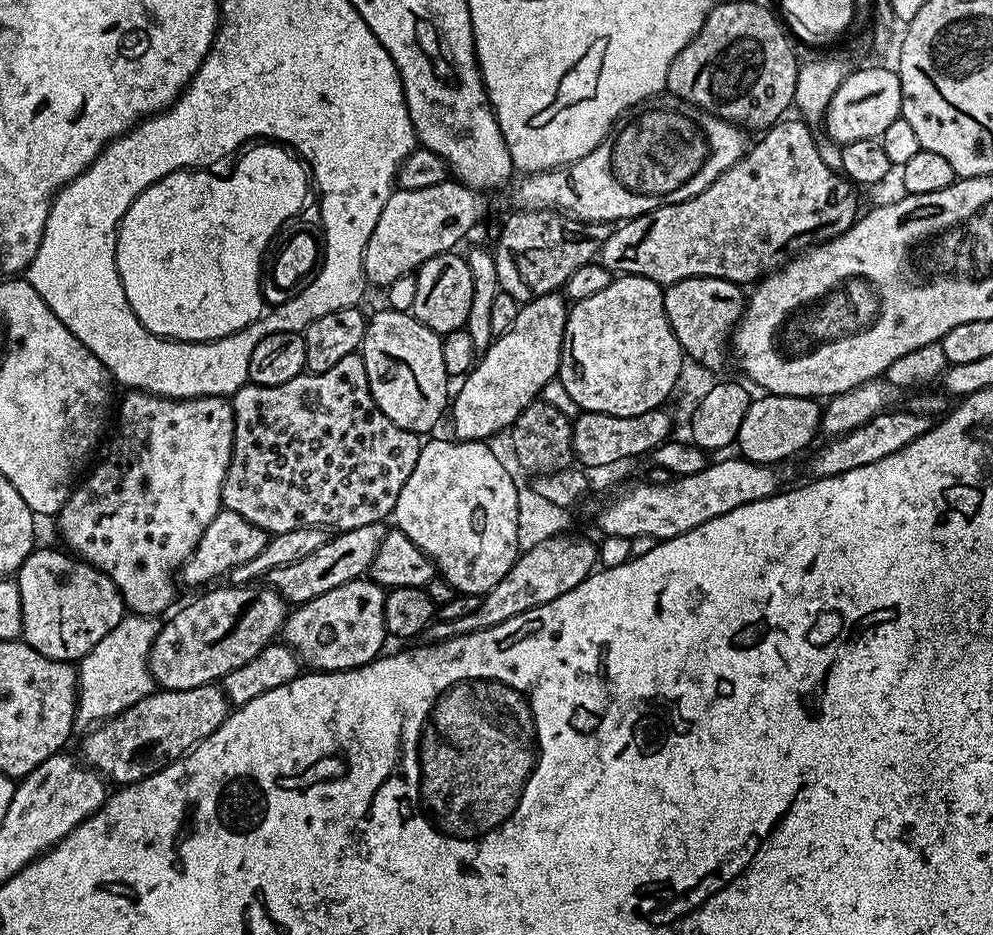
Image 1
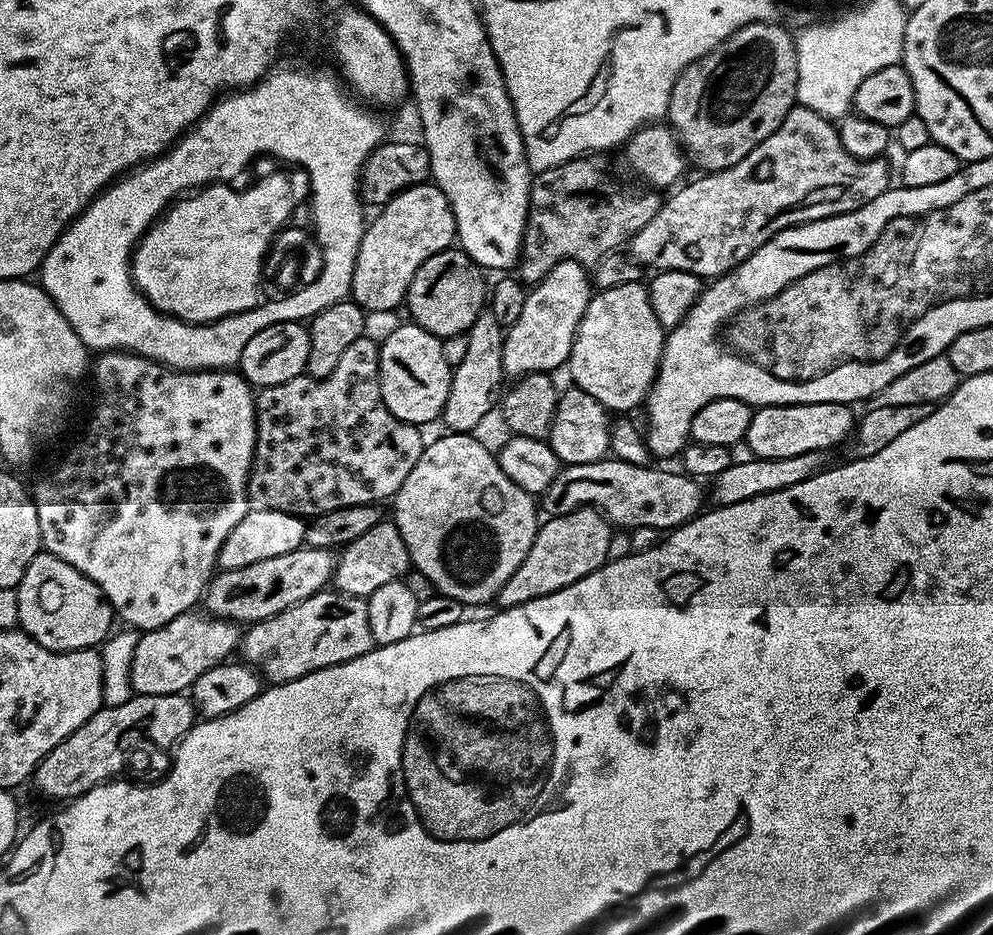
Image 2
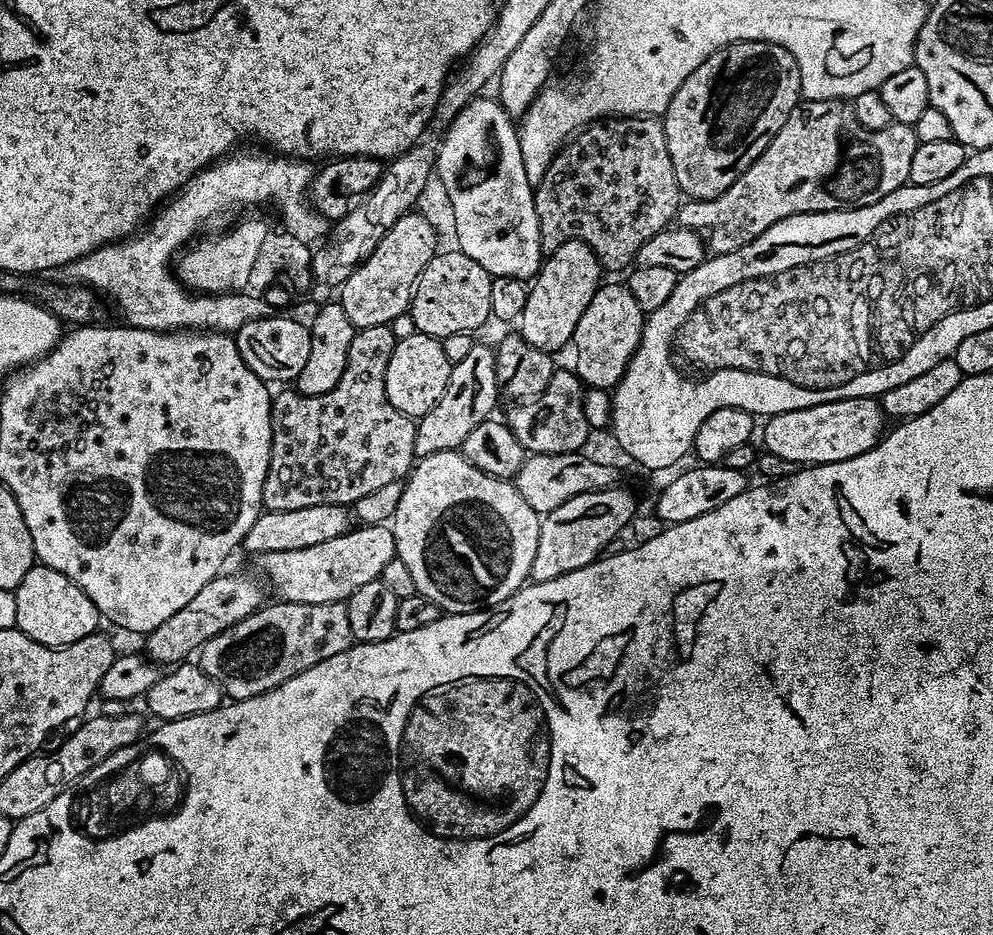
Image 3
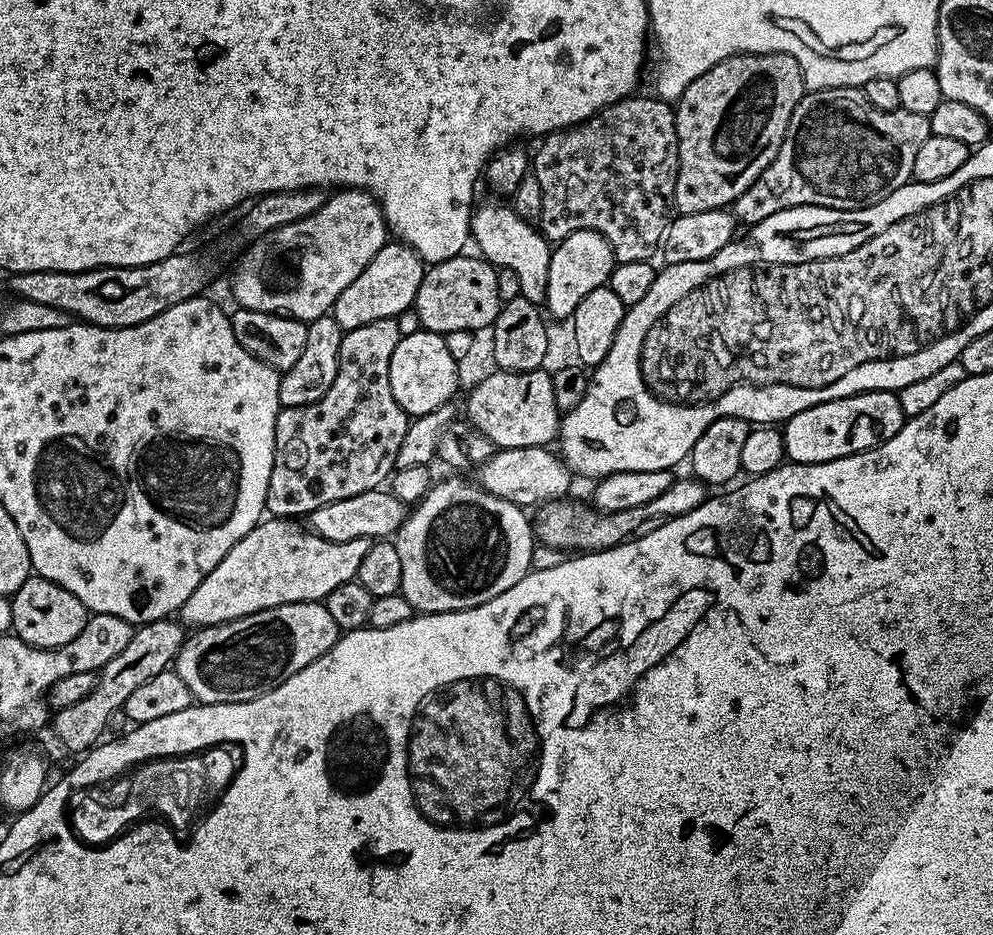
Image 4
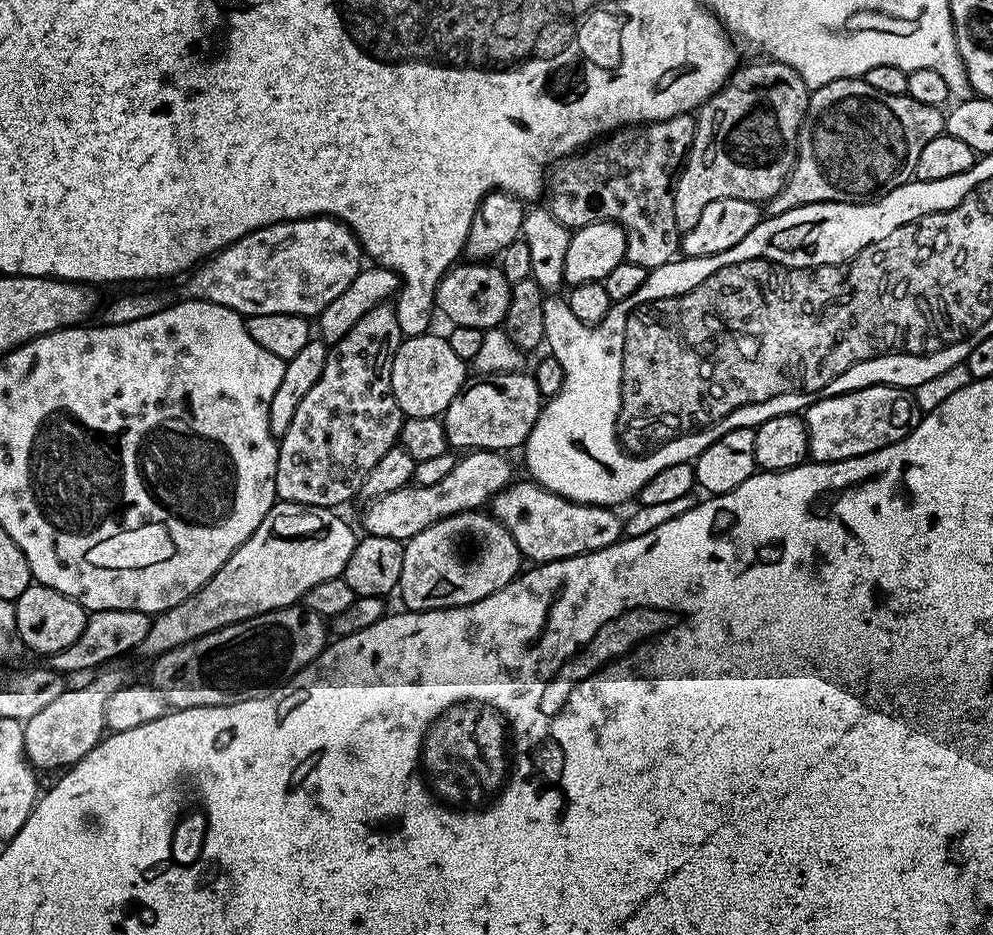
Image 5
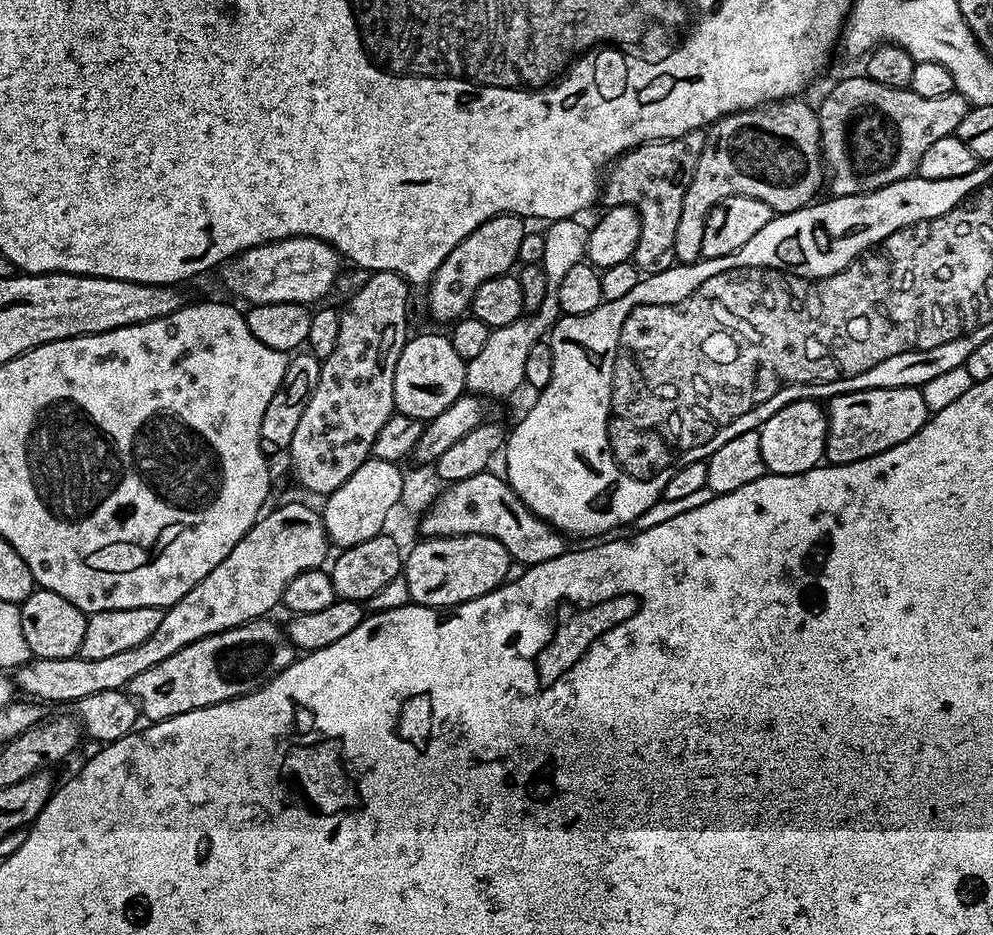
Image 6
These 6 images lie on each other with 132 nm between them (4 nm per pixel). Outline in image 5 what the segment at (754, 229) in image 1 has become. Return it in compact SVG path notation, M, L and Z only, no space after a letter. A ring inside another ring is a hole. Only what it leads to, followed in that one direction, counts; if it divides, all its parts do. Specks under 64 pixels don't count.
M863 78L835 80L815 89L809 95L804 125L800 128L796 167L788 175L784 189L767 201L767 215L786 214L807 204L870 204L915 177L918 157L926 142L938 138L945 128L946 116L940 108L926 106L926 102L918 102L909 96L881 94Z

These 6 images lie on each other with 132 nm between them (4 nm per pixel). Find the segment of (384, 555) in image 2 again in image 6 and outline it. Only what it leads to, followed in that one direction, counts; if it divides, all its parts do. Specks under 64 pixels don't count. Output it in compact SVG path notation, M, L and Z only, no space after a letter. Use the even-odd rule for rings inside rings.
M293 502L282 506L273 512L264 512L261 517L249 523L229 544L222 554L212 560L210 566L194 580L182 594L178 594L172 600L167 601L168 609L162 618L162 623L154 629L154 634L146 638L143 642L138 642L138 646L130 646L130 650L117 650L115 654L86 654L80 651L77 656L70 658L39 658L29 659L27 664L21 664L15 669L14 680L25 692L25 697L35 698L37 701L45 702L49 700L52 704L64 704L70 706L74 698L82 698L82 694L94 694L94 690L115 689L123 685L124 680L134 670L142 670L150 662L158 662L162 654L170 654L170 650L182 646L182 642L190 642L194 638L202 638L211 632L217 632L223 628L232 628L236 624L248 624L271 600L277 599L280 582L292 568L299 564L311 561L312 556L318 549L318 535L316 522L311 511L308 512L300 505L300 502Z

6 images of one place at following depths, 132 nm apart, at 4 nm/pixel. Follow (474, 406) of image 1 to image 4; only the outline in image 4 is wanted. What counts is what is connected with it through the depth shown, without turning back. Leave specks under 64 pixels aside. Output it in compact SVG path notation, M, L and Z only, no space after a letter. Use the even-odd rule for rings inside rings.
M578 230L564 240L559 241L552 248L550 274L546 278L546 298L544 299L543 307L546 309L547 315L551 319L553 316L556 320L567 321L574 314L578 302L582 302L582 298L586 298L586 294L590 294L590 290L598 290L607 285L612 269L616 265L616 256L612 253L610 242L606 242L606 238L594 230Z

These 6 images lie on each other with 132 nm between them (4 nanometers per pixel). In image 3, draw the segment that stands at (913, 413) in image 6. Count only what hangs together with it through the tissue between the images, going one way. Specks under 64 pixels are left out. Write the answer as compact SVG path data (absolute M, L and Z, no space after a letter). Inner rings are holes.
M871 396L828 400L802 410L790 410L767 417L764 444L780 460L792 466L833 464L869 452L885 435L886 417L879 399Z

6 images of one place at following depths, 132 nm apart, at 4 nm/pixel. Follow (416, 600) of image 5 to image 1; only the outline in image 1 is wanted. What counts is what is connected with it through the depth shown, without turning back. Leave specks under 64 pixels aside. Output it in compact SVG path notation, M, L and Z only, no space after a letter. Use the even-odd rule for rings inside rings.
M449 438L449 440L432 440L429 444L428 441L421 443L418 462L414 462L414 470L410 473L410 478L406 478L406 486L402 486L402 494L398 494L398 502L394 506L391 519L396 520L395 527L399 532L406 534L406 538L410 538L410 542L414 542L431 558L432 563L436 565L437 573L443 576L446 582L450 582L450 586L455 588L457 593L466 596L483 597L485 592L498 586L498 582L502 582L502 578L506 578L506 574L515 566L516 560L522 553L518 544L518 494L514 482L511 481L511 475L505 467L494 458L487 443L482 440Z

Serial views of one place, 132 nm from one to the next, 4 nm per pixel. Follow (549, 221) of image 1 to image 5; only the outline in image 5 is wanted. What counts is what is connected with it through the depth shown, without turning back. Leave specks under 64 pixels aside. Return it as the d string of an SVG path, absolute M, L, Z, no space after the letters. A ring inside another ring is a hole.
M683 112L674 118L655 120L649 124L633 124L626 128L618 128L615 132L587 145L583 150L574 152L570 156L565 156L564 159L558 160L552 165L546 176L546 207L552 211L554 218L558 218L558 222L562 222L562 226L566 226L569 230L575 230L582 226L590 226L599 220L613 220L615 224L622 226L622 230L626 234L627 260L634 262L634 266L642 266L649 270L658 266L666 266L681 255L680 238L682 233L678 222L674 222L674 194L678 186L680 171L684 169L684 161L688 158L688 151L692 149L695 133L696 117L690 112Z

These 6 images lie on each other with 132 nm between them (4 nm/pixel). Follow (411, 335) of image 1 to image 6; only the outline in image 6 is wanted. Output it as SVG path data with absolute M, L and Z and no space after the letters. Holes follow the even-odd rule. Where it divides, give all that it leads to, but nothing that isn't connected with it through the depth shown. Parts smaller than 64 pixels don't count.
M427 334L405 339L394 362L391 411L406 414L406 418L426 421L445 415L452 403L461 399L464 391L465 361L454 358L447 339Z

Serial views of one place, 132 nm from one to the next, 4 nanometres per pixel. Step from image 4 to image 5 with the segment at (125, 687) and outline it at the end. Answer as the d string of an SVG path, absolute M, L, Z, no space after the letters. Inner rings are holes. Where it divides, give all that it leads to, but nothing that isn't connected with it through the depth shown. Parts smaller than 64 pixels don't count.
M113 662L101 667L93 676L96 677L89 684L84 684L81 688L69 687L62 694L58 694L58 699L50 702L50 706L34 714L34 718L23 721L24 749L33 768L67 769L86 758L86 754L90 754L90 750L94 750L94 746L104 739L106 704L116 690L122 690L133 683L134 676L124 662Z

